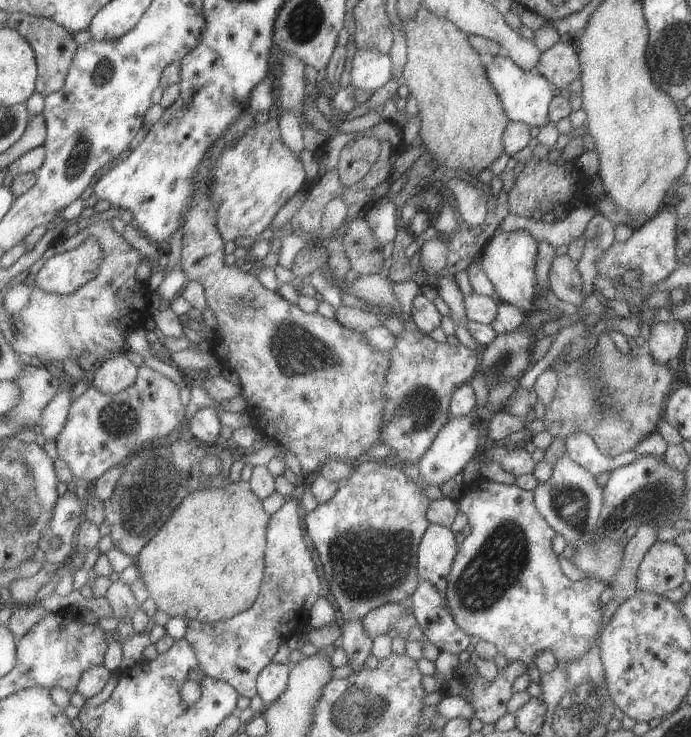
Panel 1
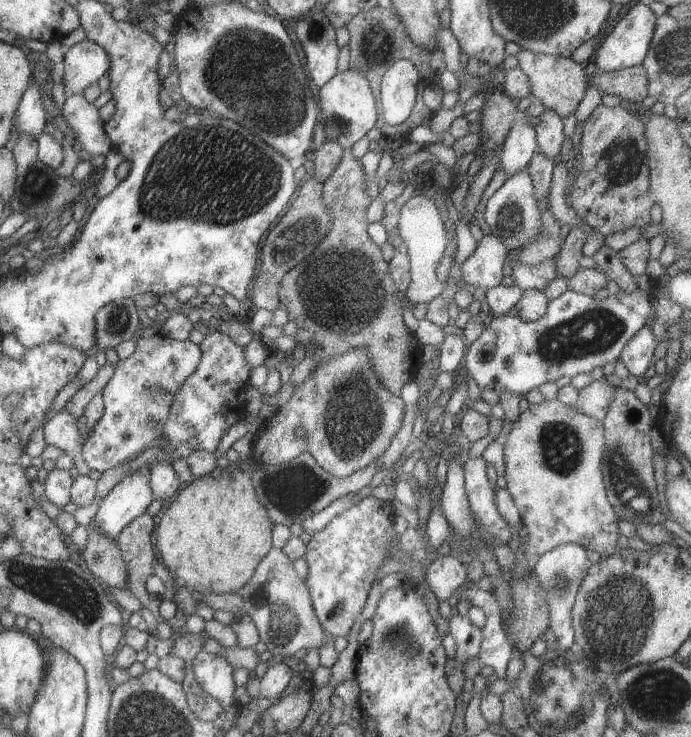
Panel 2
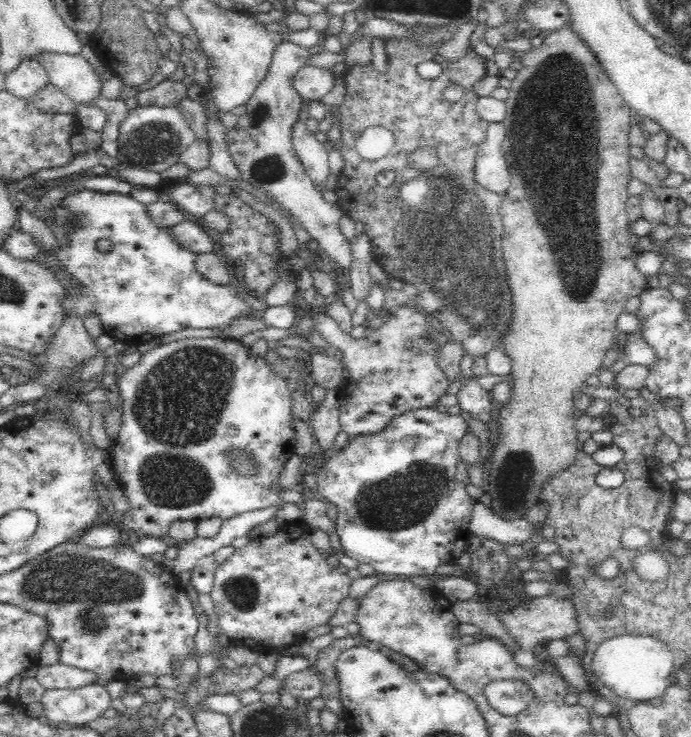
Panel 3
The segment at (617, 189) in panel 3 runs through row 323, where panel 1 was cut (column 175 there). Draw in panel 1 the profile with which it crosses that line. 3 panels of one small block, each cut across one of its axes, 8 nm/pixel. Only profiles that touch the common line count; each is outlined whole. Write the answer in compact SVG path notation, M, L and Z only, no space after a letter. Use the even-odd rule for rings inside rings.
M239 481L223 489L204 489L192 493L184 499L182 506L172 515L172 518L161 528L161 531L143 548L137 557L139 576L148 585L150 597L155 600L159 611L165 612L170 618L180 617L185 622L200 621L203 623L217 623L230 620L241 612L250 610L259 599L263 580L266 578L266 553L268 550L268 530L271 515L267 513L263 500L255 494L250 482Z

